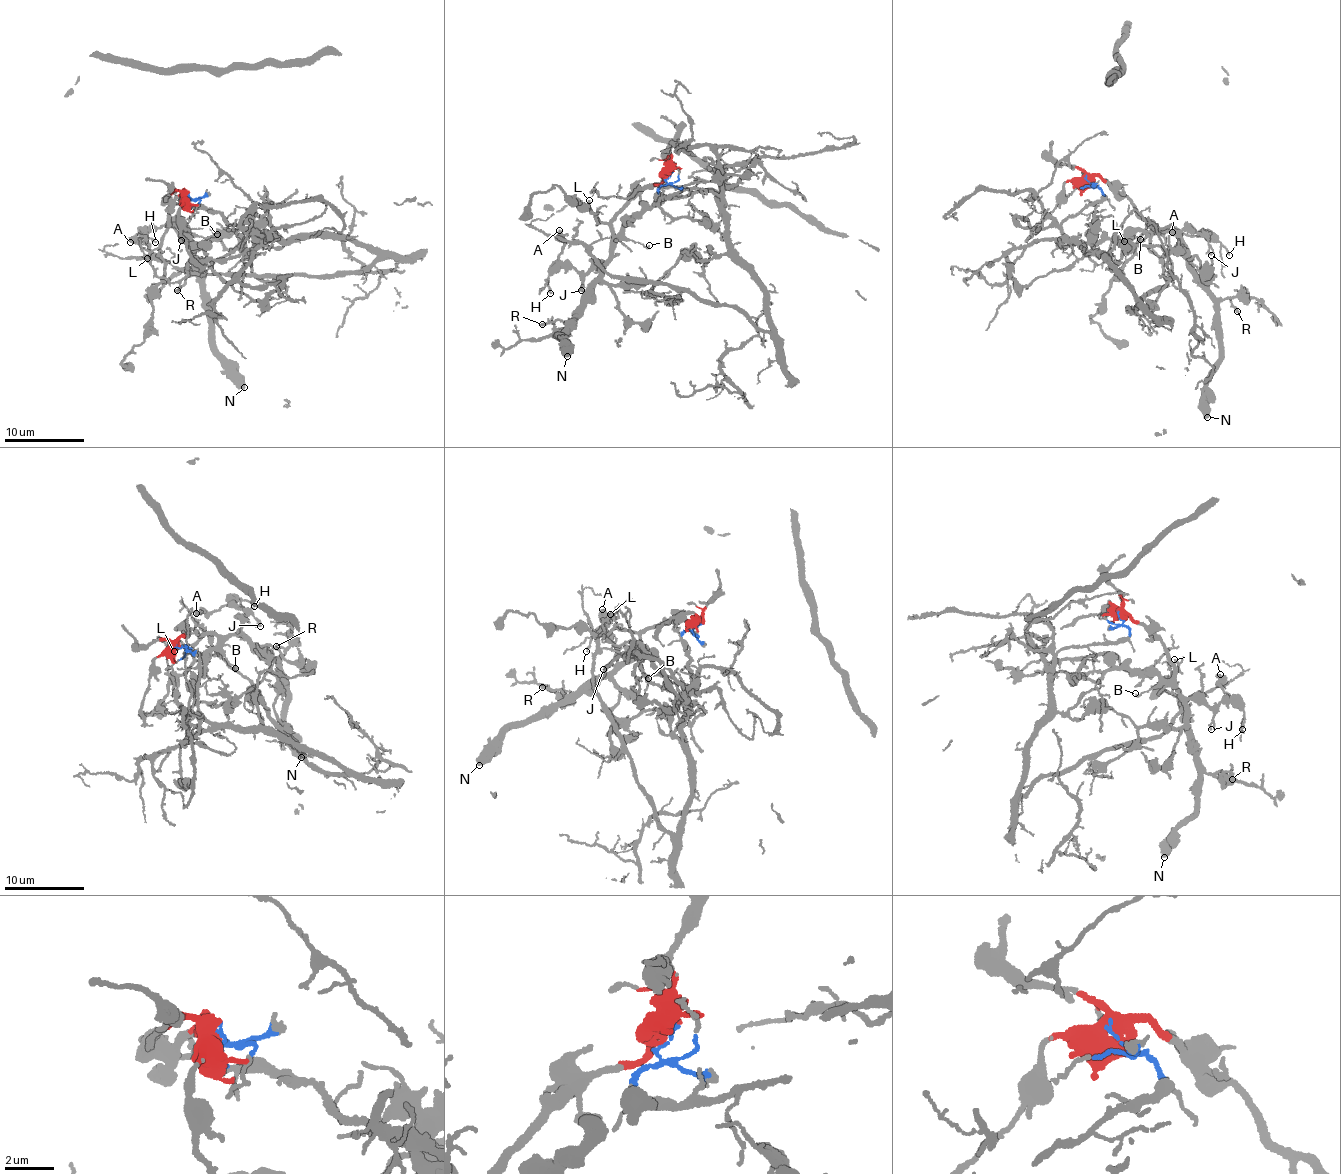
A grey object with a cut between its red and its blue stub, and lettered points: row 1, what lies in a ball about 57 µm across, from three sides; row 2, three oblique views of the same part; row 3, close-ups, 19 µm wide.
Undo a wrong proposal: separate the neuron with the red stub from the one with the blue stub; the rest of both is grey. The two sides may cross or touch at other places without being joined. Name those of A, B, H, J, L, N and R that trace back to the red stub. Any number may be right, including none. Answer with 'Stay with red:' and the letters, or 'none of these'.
Stay with red: A, B, H, J, L, N, R

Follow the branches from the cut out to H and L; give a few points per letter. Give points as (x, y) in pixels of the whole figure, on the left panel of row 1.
H: (187, 197), (184, 192), (169, 210), (168, 223), (186, 225), (149, 229), (144, 235), (155, 243)
L: (187, 197), (184, 192), (169, 210), (166, 234), (146, 259)

